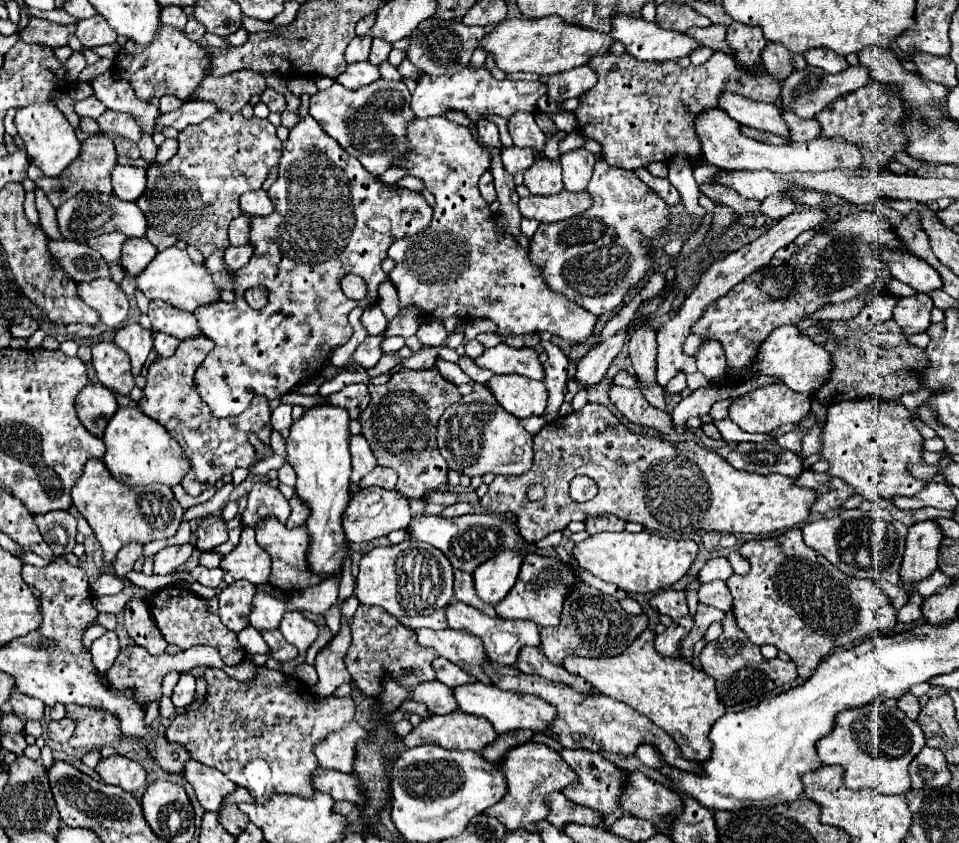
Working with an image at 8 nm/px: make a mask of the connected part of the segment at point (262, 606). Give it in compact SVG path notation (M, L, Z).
M256 592L250 612L250 626L258 632L278 630L278 624L286 612L292 612L292 600L278 600L272 594Z

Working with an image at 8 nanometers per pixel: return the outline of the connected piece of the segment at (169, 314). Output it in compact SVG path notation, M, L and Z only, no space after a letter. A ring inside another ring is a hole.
M150 300L148 316L150 316L152 328L156 332L166 332L178 340L198 338L202 334L198 320L192 312L174 308L172 304L168 304L164 300Z

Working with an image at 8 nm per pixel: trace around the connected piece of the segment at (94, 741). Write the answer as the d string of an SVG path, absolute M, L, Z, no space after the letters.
M66 704L66 716L76 722L72 748L100 748L122 738L118 720L108 712Z

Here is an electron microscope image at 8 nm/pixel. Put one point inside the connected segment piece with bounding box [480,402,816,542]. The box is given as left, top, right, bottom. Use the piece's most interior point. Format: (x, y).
(666, 487)

